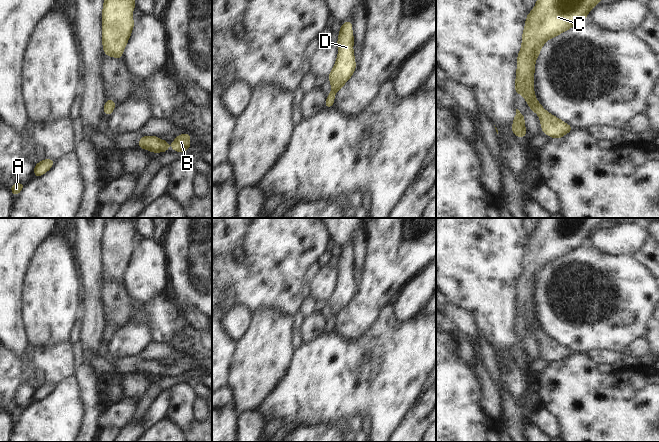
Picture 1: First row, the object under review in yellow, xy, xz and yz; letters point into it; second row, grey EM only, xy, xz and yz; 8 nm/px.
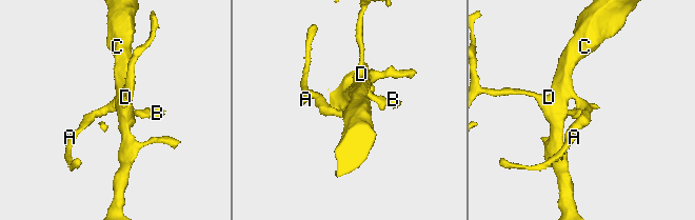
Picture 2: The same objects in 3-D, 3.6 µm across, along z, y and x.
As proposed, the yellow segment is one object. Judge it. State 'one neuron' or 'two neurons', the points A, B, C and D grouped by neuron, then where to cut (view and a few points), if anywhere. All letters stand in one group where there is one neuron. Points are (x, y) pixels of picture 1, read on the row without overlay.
one neuron; A B C D; no cut

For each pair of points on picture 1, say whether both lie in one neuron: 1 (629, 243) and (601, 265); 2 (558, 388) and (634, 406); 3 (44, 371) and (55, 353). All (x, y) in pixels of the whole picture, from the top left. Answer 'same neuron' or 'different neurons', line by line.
1: different neurons
2: same neuron
3: same neuron

